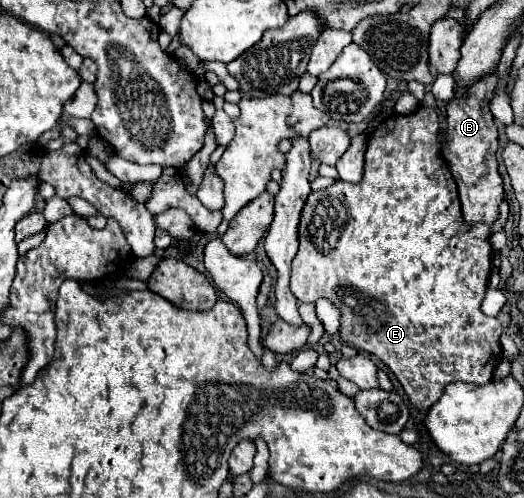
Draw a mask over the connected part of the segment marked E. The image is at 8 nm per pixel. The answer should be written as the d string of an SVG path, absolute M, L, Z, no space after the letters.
M418 108L416 112L402 116L402 114L392 114L388 116L368 138L368 150L366 150L366 168L364 168L364 178L358 184L348 184L342 180L336 180L330 188L310 192L302 216L300 216L300 226L298 226L298 238L300 238L300 248L298 254L292 260L292 280L290 280L290 290L298 298L298 302L314 302L316 298L328 298L340 312L340 336L348 346L354 346L356 350L364 350L380 358L400 380L402 388L410 396L410 402L418 410L428 410L444 392L444 386L450 382L468 382L468 384L486 384L494 376L494 368L498 366L498 358L502 358L502 348L500 348L500 336L502 336L502 324L498 318L486 316L482 312L482 300L486 296L488 288L488 278L490 278L490 228L488 226L466 226L462 220L460 212L460 202L458 202L458 188L454 184L450 166L442 158L438 150L438 116L434 110L424 110Z

